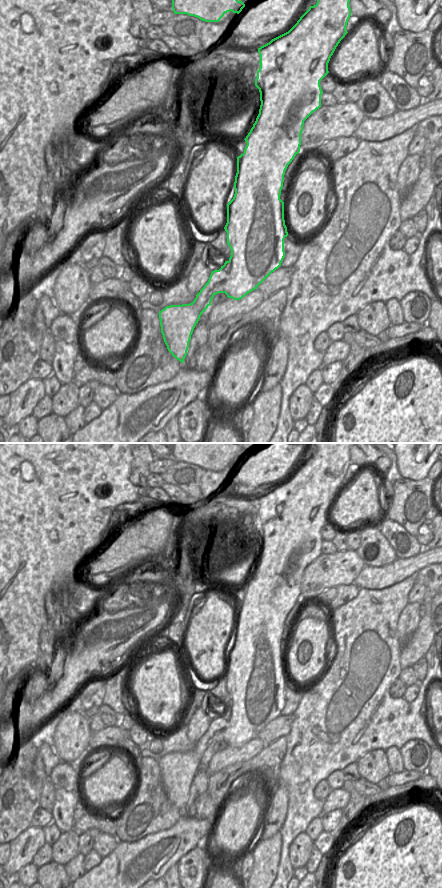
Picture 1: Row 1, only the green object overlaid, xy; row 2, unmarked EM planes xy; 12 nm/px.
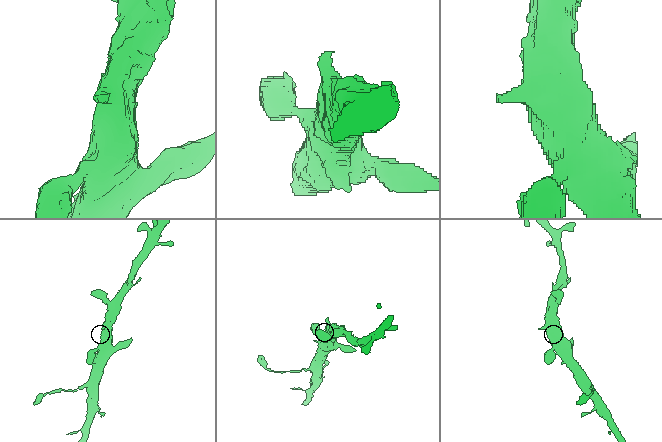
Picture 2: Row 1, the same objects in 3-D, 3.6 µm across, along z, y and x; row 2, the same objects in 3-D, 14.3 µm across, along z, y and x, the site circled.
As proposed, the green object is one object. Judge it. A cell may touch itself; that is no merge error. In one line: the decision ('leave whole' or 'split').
leave whole

